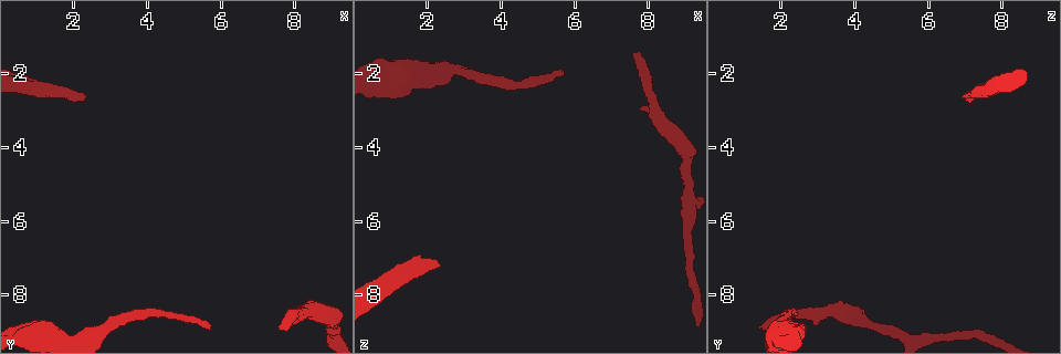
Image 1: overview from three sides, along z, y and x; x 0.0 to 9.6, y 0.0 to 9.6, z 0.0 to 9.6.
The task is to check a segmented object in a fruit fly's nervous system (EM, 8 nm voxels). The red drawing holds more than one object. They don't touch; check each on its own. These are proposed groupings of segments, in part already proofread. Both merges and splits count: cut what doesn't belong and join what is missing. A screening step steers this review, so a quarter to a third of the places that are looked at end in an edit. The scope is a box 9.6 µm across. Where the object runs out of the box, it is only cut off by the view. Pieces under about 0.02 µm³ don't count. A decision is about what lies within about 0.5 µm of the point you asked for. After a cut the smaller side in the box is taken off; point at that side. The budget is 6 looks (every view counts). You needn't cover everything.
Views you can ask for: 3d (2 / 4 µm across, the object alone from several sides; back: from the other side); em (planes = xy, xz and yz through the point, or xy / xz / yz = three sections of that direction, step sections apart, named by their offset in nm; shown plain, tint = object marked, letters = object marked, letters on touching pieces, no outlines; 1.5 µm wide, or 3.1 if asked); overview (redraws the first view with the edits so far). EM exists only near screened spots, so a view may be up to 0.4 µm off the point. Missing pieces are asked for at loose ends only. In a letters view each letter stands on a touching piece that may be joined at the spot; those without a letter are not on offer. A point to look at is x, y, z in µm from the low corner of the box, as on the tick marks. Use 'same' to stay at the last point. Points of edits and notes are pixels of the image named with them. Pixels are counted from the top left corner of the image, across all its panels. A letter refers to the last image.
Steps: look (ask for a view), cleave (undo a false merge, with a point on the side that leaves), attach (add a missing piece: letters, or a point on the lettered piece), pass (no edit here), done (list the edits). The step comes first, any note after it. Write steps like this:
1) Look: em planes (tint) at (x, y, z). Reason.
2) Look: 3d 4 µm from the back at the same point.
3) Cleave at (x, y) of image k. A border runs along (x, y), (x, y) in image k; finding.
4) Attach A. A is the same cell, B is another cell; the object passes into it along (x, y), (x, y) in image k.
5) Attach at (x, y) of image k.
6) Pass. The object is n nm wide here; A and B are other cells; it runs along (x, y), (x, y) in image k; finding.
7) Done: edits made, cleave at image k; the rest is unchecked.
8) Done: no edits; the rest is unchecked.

Look: 3d 2 µm at (5.70, 8.95, 1.95). Branch stops here.

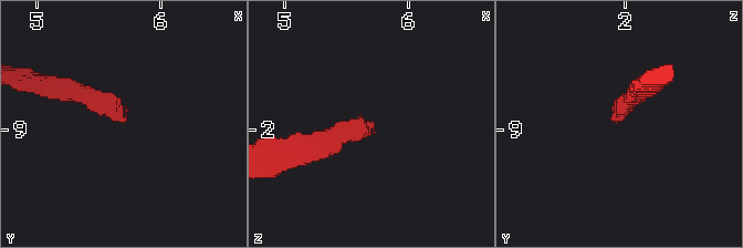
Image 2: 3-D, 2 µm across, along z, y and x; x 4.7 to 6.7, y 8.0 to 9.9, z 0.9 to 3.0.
Look: em xz step 8 (tint) at (5.74, 8.90, 1.96).

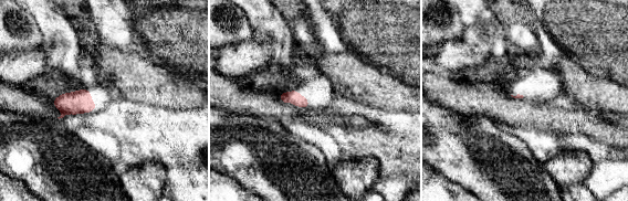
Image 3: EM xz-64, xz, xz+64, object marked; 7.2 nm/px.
Look: em xz step 8 (letters) at the same point. What lies round it.

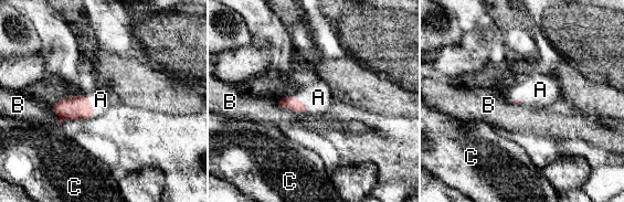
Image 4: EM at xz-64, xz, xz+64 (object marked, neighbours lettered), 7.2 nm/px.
Attach A. A is the same cell, B and C are other cells; the object passes into it along (77, 107), (90, 105), (101, 99) in image 4; the cell continues.

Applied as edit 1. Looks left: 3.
Look: overview.

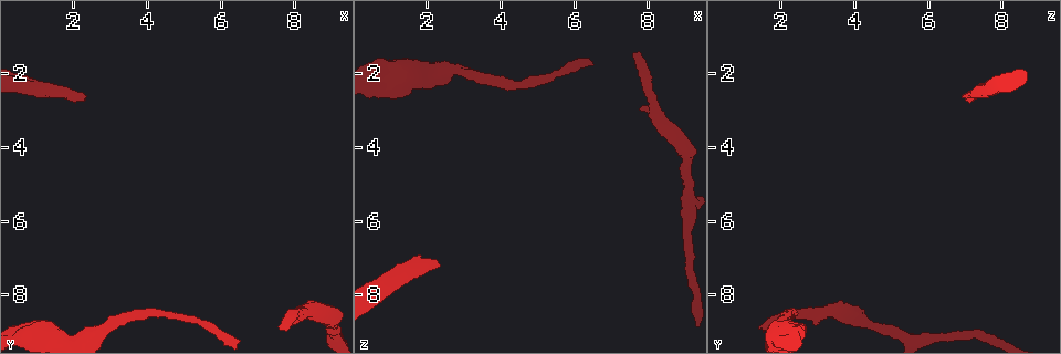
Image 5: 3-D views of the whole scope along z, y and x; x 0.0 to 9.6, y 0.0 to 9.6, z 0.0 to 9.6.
Look: 3d 4 µm at (7.80, 8.90, 1.45). Free end.

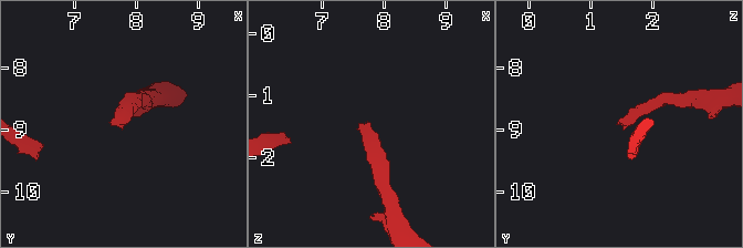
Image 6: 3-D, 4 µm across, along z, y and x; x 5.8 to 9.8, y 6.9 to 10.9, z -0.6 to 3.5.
Look: em planes (letters) at (7.70, 8.90, 1.40).

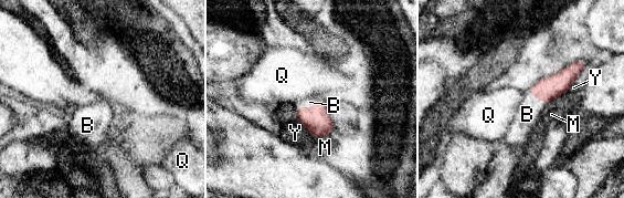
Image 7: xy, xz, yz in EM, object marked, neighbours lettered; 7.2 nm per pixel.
Attach B. The longest contact is with Y, 190 nm; B is the same cell, M, Q and Y are other cells; the object passes into it along (316, 120), (310, 107), (309, 102) in image 7; the cell continues.

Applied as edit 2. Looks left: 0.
Done: edits made, attach at image 4, attach at image 7; the rest is unchecked.

